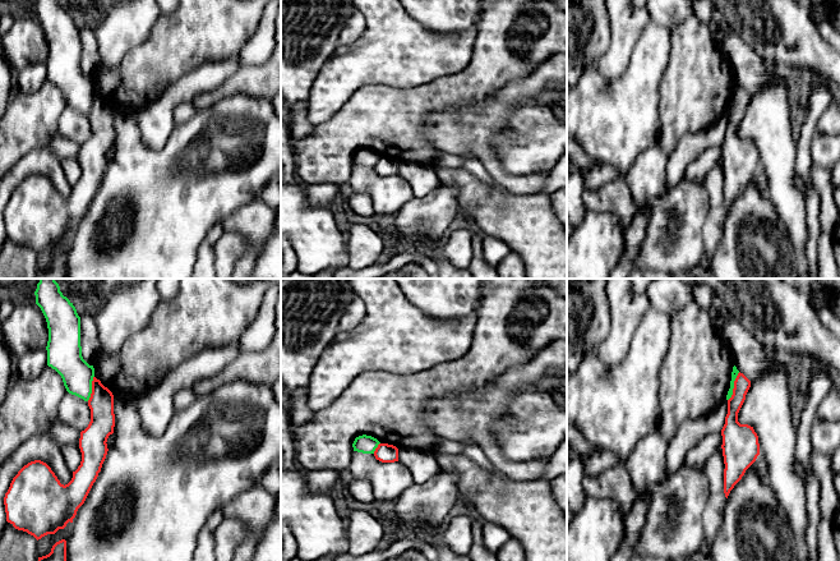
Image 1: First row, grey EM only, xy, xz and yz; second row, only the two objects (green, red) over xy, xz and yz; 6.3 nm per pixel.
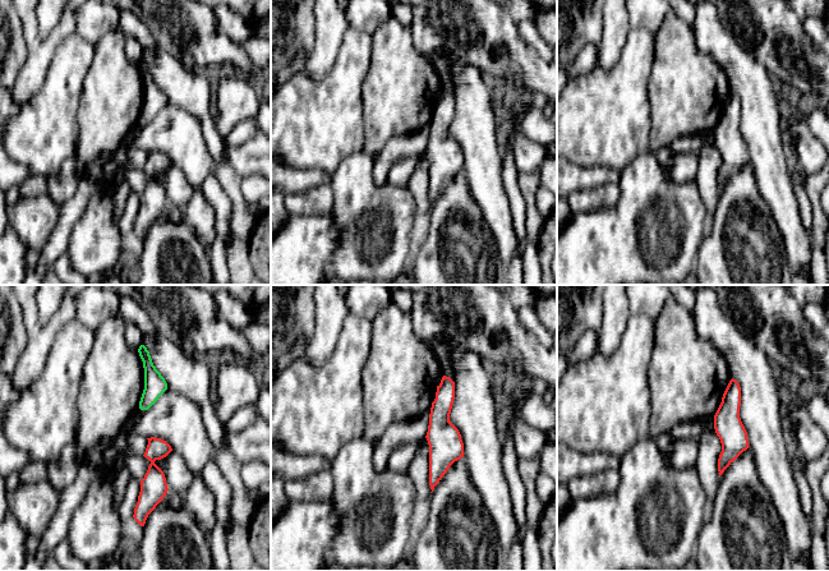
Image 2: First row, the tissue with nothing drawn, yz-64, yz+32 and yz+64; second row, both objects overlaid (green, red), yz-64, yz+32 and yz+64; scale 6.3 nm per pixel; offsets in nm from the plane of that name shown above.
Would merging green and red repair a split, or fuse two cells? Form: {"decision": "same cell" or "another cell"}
{"decision": "another cell"}

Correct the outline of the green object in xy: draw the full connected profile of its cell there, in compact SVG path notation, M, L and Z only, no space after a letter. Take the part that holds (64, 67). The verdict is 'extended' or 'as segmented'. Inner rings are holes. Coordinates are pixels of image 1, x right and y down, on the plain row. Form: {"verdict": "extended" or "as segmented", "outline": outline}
{"verdict": "as segmented", "outline": "M37 0L36 18L41 22L49 42L47 55L47 79L55 83L63 92L66 105L84 115L88 115L92 107L92 95L94 82L82 70L80 60L80 31L73 17L63 9L60 0Z"}

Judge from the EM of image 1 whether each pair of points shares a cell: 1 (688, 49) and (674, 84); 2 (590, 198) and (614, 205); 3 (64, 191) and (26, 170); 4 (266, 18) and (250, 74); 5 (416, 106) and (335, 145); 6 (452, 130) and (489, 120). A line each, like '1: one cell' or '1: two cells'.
1: one cell
2: one cell
3: one cell
4: two cells
5: one cell
6: one cell

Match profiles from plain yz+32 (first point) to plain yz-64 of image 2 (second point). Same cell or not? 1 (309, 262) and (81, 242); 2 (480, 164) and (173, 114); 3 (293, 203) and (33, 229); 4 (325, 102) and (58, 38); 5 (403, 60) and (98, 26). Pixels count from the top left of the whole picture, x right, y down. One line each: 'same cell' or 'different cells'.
1: same cell
2: same cell
3: same cell
4: different cells
5: different cells

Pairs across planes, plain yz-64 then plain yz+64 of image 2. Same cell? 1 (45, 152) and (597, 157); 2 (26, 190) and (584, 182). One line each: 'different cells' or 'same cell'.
1: same cell
2: same cell

